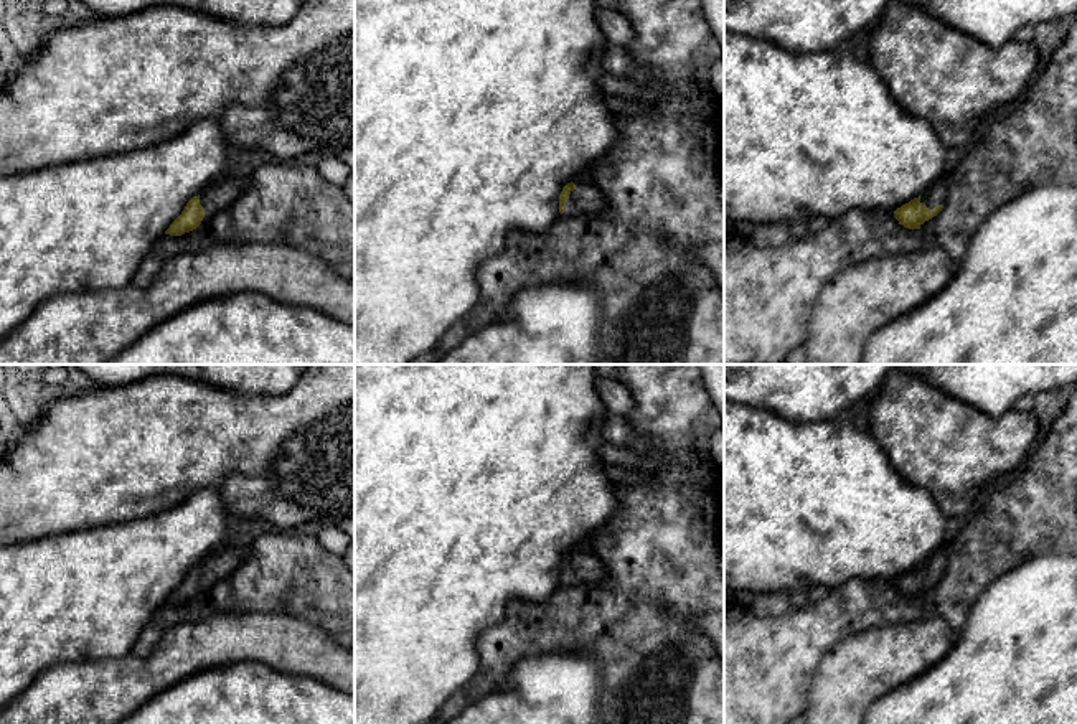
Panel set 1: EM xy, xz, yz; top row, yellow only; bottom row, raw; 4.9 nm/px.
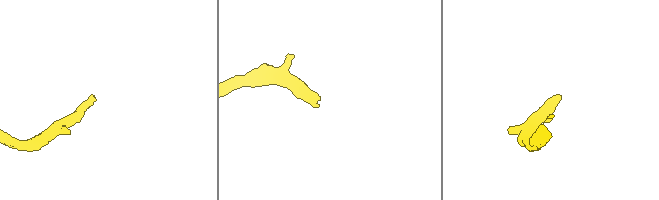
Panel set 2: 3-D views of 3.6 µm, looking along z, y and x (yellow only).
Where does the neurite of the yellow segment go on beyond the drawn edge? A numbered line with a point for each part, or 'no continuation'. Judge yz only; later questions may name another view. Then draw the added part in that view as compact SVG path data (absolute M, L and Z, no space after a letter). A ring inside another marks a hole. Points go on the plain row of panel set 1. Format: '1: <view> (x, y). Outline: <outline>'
1: yz (939, 563). Outline: M945 546L937 551L930 559L920 566L920 572L929 579L934 579L937 574L945 574L950 566L952 546Z

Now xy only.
1: xy (221, 563). Outline: M223 546L213 551L205 561L200 562L200 574L205 579L205 594L214 582L226 579L236 567L239 567L251 554L251 546L229 548Z

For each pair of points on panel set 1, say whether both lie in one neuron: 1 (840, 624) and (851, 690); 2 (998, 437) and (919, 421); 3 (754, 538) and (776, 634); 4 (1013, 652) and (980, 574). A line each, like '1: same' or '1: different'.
1: different
2: same
3: different
4: different

